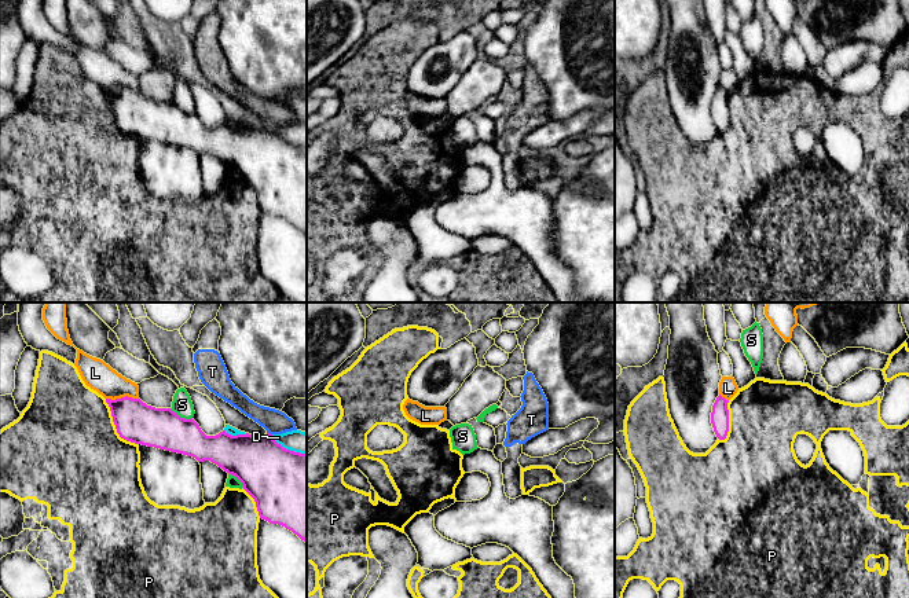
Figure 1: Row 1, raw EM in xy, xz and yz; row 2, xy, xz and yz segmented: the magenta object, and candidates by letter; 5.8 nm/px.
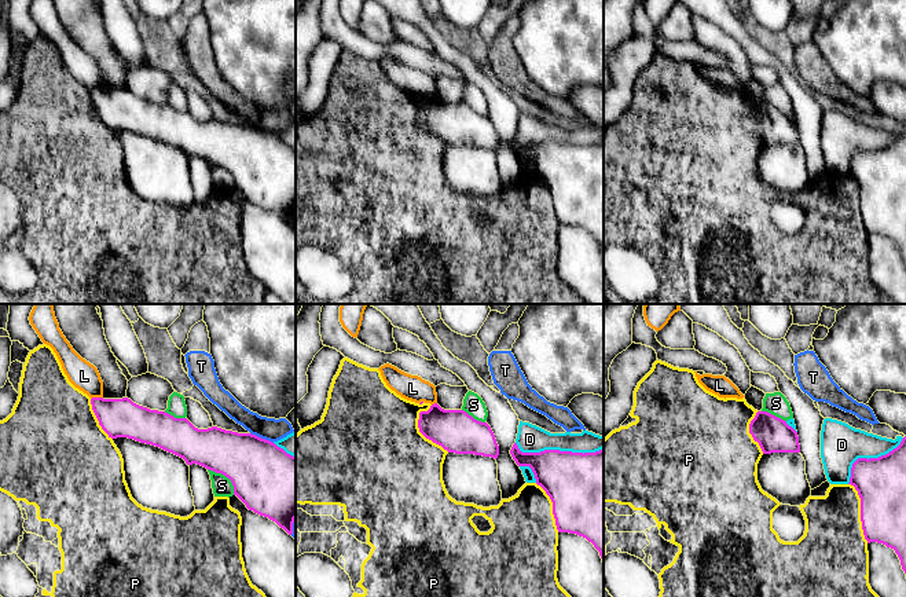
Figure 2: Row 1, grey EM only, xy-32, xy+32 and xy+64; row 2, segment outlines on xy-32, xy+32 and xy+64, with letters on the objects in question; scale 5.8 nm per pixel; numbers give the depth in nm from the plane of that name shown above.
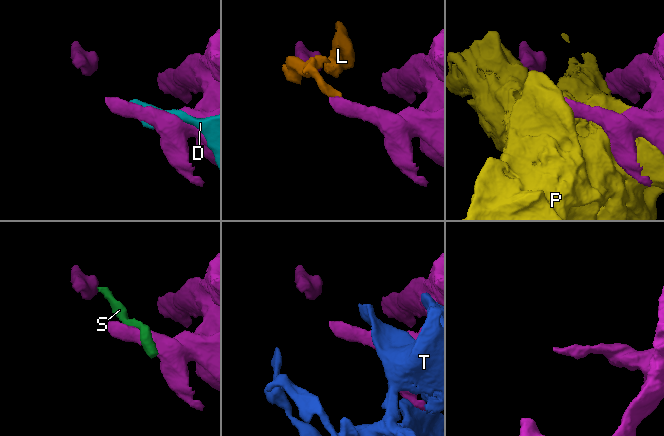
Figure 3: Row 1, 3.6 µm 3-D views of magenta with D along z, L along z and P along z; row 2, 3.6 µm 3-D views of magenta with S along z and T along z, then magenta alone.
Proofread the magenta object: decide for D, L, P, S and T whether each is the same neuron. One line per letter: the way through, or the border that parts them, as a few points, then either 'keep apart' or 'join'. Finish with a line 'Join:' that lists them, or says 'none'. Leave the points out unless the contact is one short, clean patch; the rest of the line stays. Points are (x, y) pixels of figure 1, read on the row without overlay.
D: keep apart
L: keep apart
P: keep apart
S: keep apart
T: keep apart
Join: none

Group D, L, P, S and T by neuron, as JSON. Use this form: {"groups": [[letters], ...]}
{"groups": [["D"], ["L", "S"], ["P"], ["T"]]}

